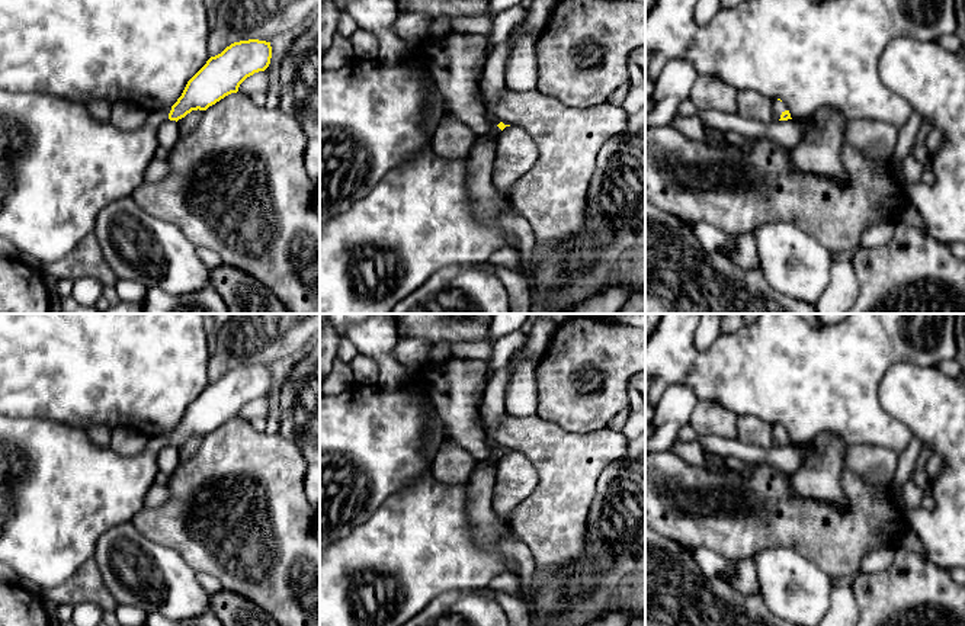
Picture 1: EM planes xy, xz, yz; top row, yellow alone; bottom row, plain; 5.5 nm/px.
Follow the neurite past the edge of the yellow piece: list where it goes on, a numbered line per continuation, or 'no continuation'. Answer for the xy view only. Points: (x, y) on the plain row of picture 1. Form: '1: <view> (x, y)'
1: xy (60, 493)

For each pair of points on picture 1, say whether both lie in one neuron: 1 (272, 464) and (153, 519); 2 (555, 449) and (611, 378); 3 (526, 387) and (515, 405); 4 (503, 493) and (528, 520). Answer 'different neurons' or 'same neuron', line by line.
1: same neuron
2: different neurons
3: same neuron
4: different neurons

